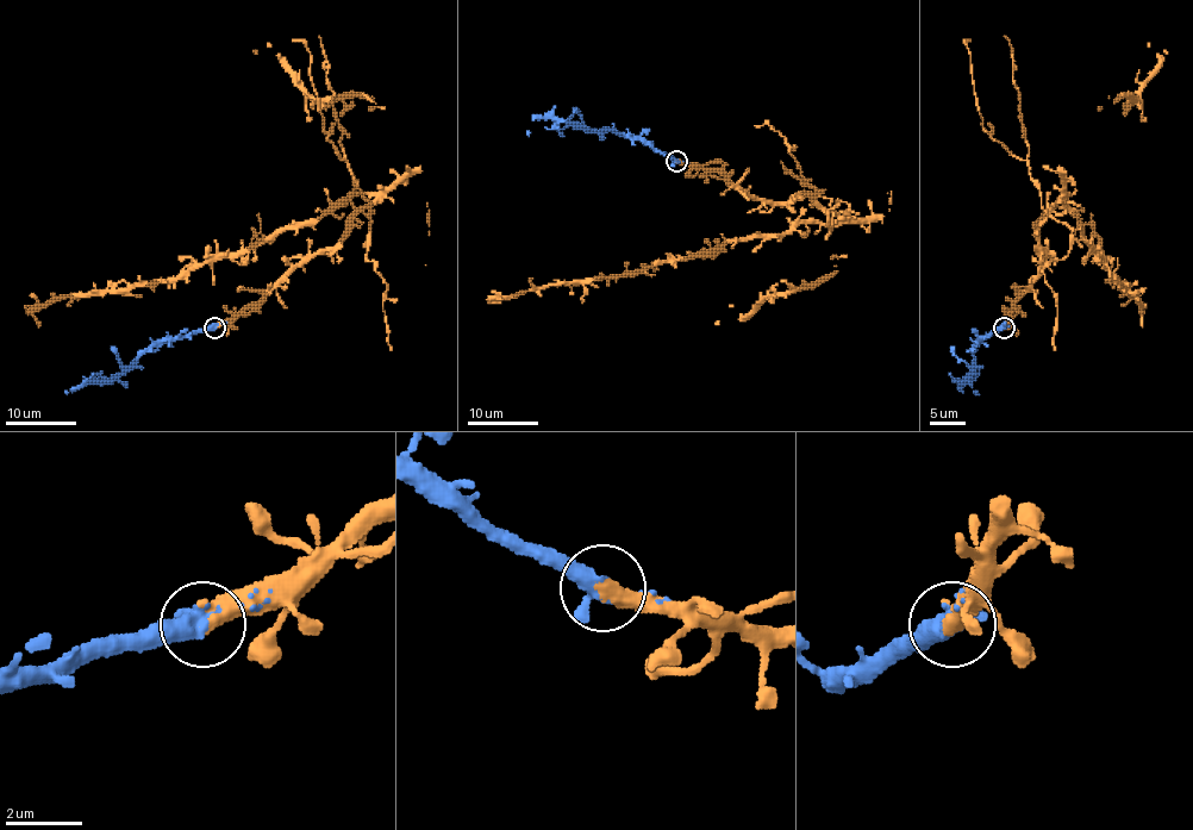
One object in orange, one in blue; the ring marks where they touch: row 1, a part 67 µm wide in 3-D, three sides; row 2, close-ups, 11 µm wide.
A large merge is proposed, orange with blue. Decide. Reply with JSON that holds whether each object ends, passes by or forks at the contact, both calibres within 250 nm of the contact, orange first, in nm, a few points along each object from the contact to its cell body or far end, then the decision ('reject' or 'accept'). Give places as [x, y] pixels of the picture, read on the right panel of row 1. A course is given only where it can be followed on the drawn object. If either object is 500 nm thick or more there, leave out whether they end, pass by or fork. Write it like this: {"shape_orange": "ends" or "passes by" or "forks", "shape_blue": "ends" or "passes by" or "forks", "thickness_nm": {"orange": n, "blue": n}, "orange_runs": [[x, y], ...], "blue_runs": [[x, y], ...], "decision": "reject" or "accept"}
{"shape_orange": "ends", "shape_blue": "passes by", "thickness_nm": {"orange": 480, "blue": 400}, "orange_runs": [[1004, 326], [1011, 306], [1041, 268], [1041, 220], [1066, 194], [1082, 235], [1138, 304], [1142, 326]], "blue_runs": [[1004, 326], [975, 347], [974, 368], [961, 382], [961, 389], [979, 394]], "decision": "accept"}

